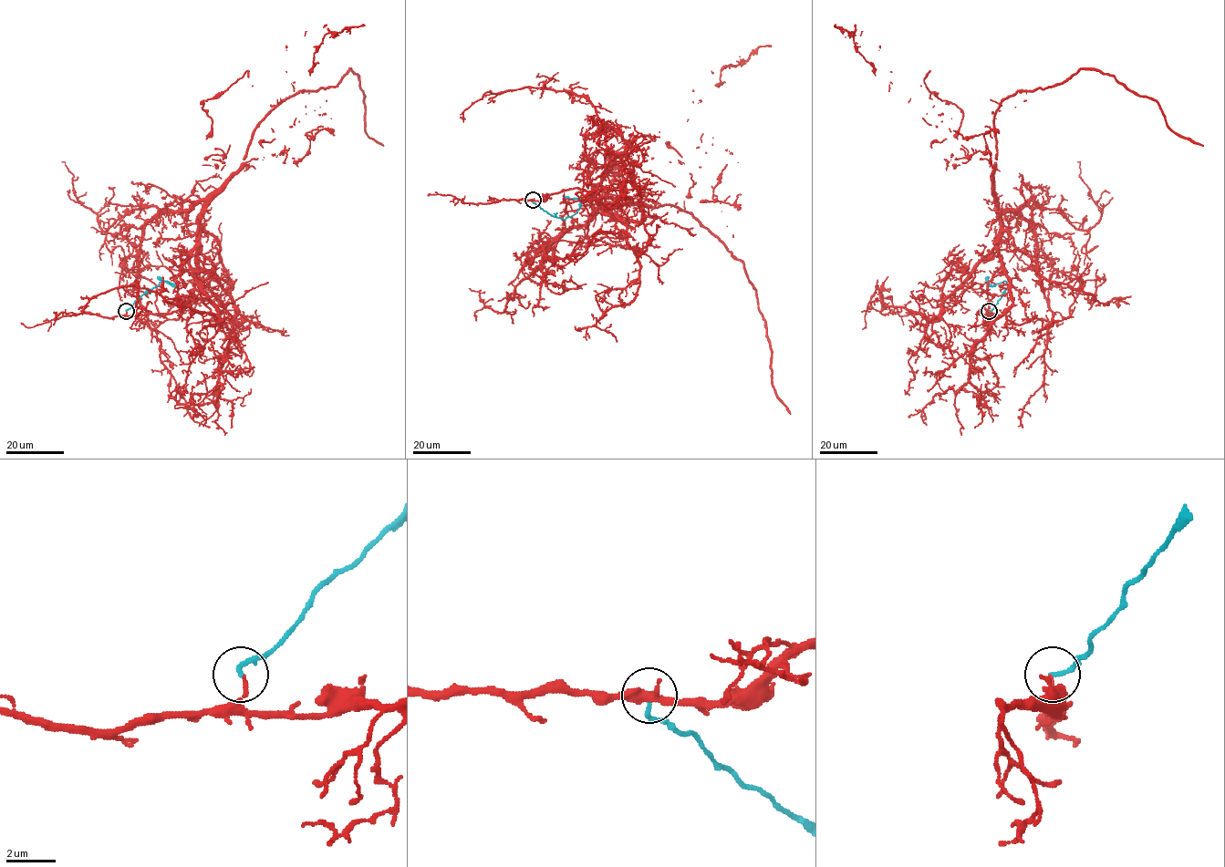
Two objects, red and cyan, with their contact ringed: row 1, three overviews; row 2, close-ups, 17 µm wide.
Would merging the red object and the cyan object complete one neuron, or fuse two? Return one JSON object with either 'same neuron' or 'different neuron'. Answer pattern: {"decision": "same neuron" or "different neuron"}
{"decision": "different neuron"}

